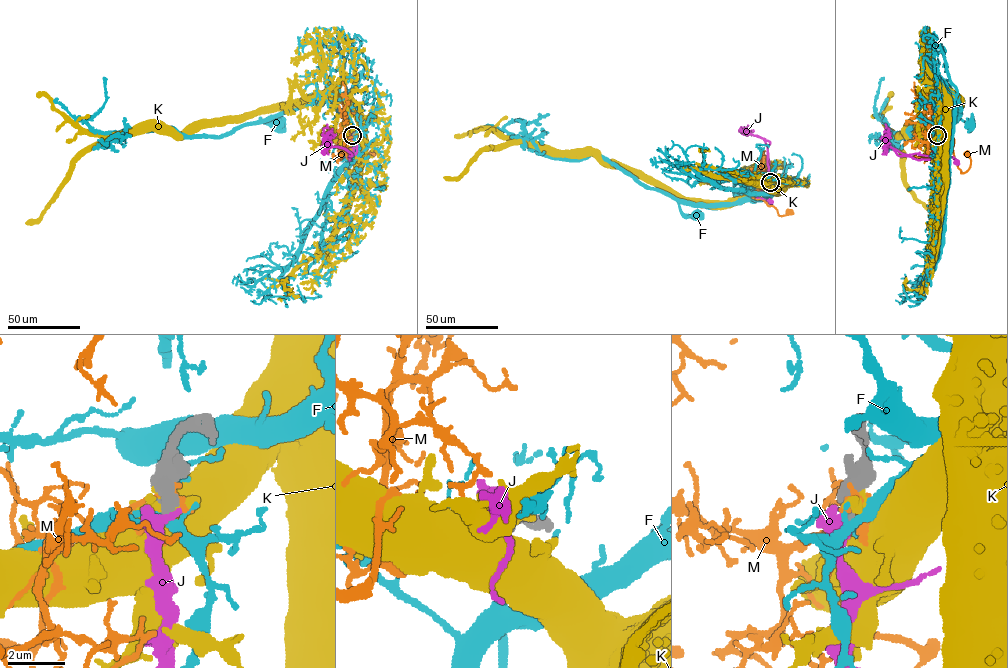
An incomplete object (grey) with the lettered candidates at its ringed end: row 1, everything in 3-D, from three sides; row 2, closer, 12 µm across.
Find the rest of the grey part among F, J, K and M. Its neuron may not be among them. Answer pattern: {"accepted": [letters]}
{"accepted": []}

